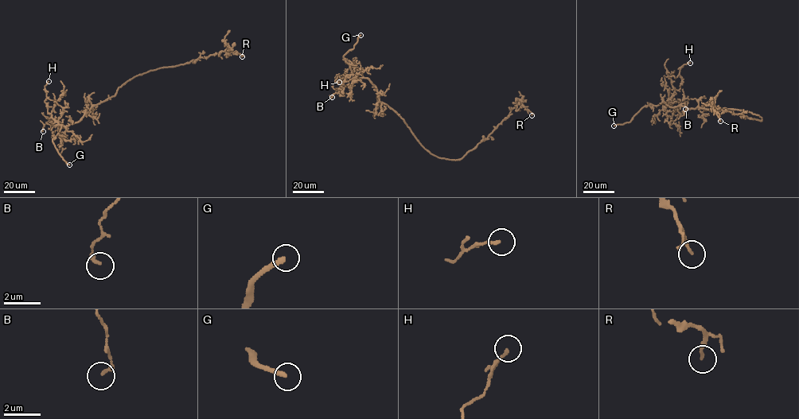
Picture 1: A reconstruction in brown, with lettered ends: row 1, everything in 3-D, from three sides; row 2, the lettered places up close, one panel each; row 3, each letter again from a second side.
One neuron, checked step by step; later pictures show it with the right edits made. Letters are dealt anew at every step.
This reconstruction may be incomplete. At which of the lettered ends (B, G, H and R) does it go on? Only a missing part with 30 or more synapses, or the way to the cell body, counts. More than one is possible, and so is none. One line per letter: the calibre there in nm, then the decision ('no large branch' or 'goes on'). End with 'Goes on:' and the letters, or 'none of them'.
B: 200 nm thick; no large branch
G: 260 nm thick; goes on
H: 130 nm thick; no large branch
R: 120 nm thick; no large branch
Goes on: G

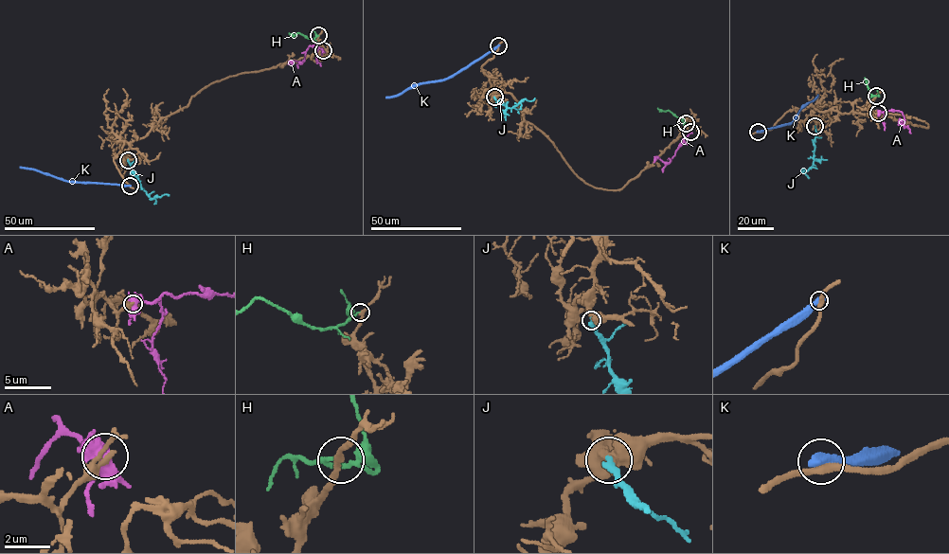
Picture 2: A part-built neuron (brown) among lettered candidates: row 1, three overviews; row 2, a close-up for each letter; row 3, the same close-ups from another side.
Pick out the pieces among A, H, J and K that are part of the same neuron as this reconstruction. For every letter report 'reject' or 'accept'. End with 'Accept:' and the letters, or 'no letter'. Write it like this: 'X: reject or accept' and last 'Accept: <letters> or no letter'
A: reject
H: reject
J: accept
K: reject
Accept: J

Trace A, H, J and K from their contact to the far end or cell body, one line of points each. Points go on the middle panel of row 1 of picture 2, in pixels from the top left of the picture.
A: (690, 132), (671, 162), (655, 157), (653, 162)
H: (686, 123), (668, 110), (657, 108)
J: (494, 97), (510, 109), (521, 100), (531, 101), (535, 98)
K: (498, 45), (448, 78), (415, 84), (400, 94), (385, 98)

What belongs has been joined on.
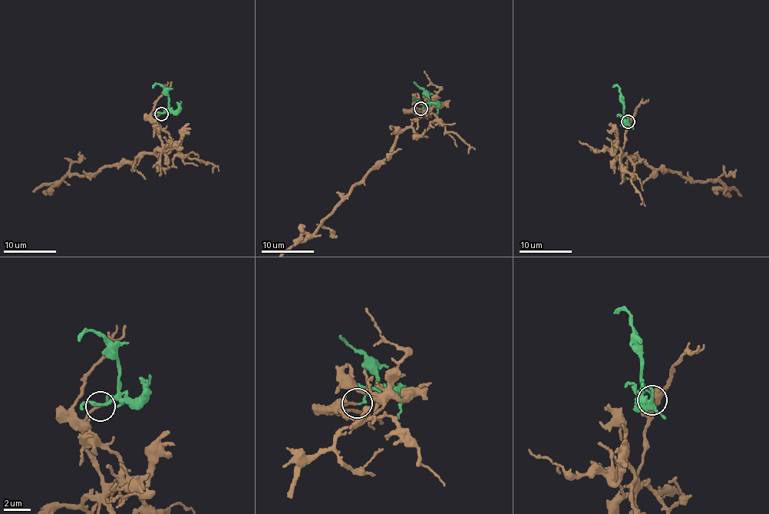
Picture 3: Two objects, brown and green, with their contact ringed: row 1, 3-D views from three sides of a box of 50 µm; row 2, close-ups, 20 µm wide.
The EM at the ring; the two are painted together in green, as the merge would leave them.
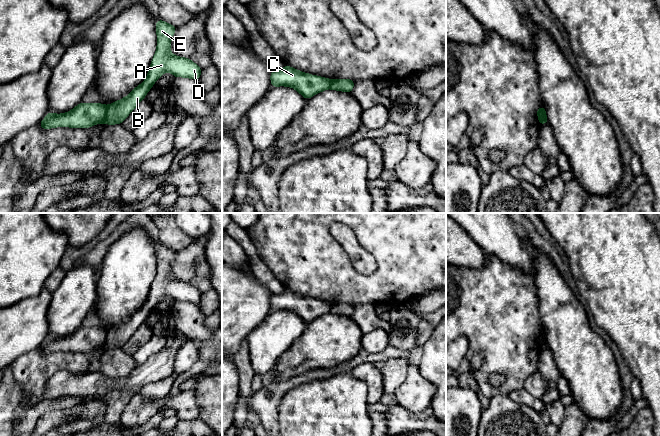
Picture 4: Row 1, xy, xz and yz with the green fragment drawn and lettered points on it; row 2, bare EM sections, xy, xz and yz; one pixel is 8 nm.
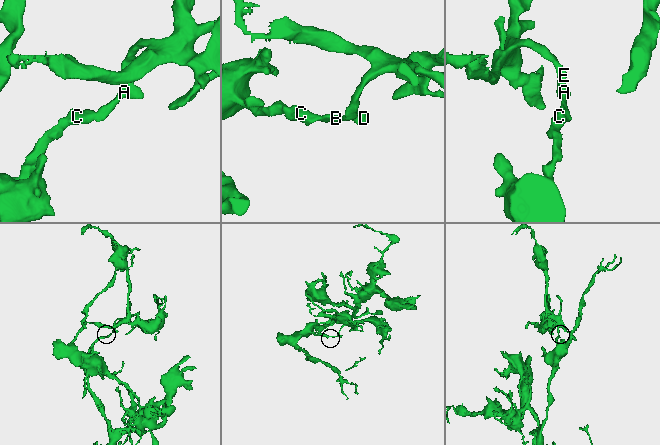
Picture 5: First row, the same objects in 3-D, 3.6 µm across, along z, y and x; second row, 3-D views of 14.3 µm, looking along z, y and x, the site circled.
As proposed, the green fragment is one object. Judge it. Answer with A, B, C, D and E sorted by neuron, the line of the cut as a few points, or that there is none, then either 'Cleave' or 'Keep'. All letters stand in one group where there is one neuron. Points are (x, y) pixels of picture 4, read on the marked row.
Groups: A B D E / C. Split along xy (107, 106), (103, 121). Cleave

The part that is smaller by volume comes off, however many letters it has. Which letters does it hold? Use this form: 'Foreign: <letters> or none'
Foreign: A, B, D, E

